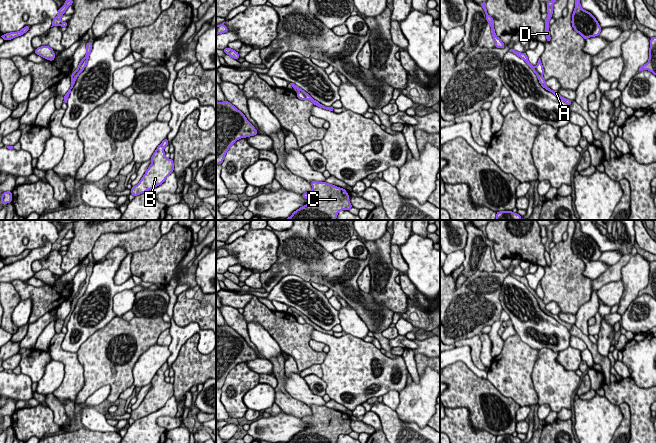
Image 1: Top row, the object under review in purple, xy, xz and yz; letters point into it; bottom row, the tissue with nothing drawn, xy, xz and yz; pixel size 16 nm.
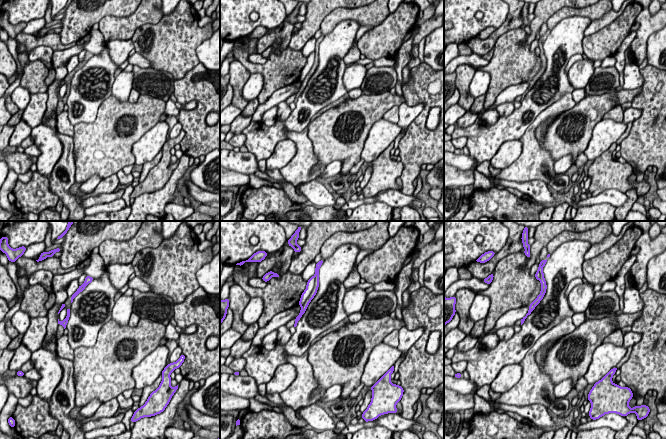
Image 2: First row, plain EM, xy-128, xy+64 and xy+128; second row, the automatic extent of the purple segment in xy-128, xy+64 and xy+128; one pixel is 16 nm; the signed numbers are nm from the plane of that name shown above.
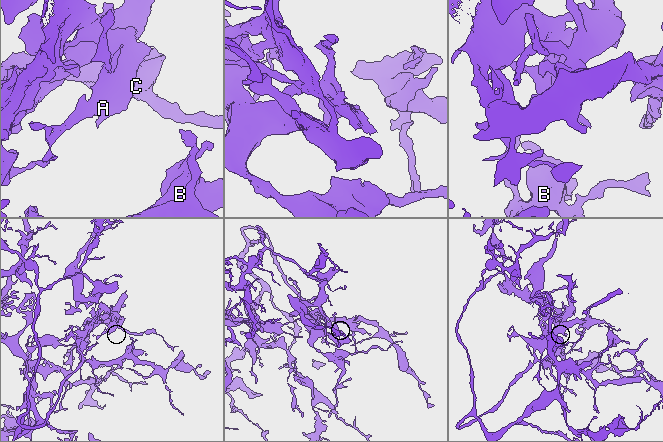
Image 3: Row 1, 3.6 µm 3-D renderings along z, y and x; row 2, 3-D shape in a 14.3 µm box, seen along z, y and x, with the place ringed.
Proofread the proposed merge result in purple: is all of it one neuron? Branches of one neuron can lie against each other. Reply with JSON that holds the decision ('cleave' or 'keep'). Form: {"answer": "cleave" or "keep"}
{"answer": "cleave"}

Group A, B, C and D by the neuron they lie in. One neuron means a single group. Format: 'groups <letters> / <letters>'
groups A B C / D

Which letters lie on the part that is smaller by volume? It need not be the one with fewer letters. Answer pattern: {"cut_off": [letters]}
{"cut_off": ["D"]}

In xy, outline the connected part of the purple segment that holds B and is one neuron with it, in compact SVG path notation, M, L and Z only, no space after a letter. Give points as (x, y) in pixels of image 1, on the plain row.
M165 362L157 371L151 381L151 388L139 407L131 412L131 418L138 420L164 407L166 402L174 395L173 383L165 381L164 372L169 369Z

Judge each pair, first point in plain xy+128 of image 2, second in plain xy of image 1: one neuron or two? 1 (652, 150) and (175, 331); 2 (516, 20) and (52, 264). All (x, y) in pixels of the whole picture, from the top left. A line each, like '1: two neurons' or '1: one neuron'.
1: two neurons
2: one neuron

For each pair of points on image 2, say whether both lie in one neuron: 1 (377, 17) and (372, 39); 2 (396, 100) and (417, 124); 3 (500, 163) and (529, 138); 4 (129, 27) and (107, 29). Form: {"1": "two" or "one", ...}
{"1": "two", "2": "two", "3": "two", "4": "one"}

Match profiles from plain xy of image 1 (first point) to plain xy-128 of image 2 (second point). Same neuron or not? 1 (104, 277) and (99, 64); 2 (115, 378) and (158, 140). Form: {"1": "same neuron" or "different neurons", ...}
{"1": "same neuron", "2": "different neurons"}

